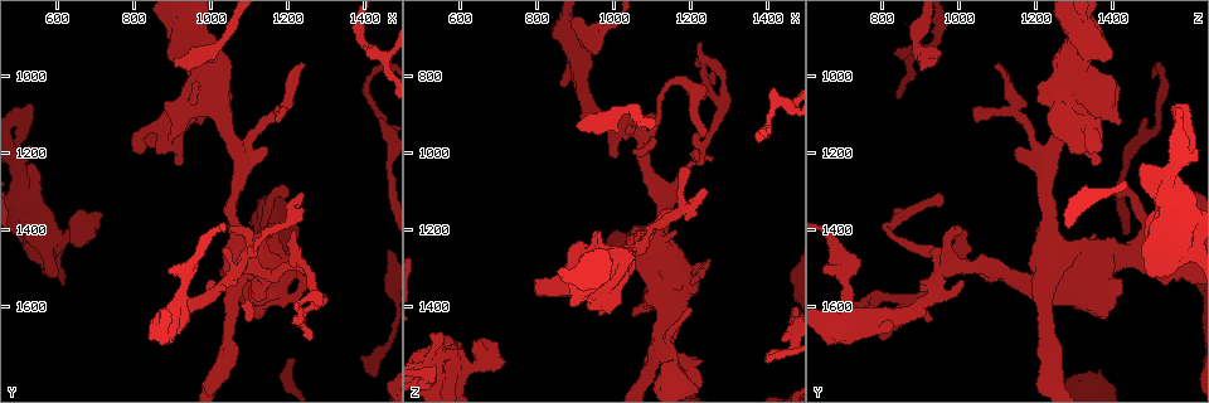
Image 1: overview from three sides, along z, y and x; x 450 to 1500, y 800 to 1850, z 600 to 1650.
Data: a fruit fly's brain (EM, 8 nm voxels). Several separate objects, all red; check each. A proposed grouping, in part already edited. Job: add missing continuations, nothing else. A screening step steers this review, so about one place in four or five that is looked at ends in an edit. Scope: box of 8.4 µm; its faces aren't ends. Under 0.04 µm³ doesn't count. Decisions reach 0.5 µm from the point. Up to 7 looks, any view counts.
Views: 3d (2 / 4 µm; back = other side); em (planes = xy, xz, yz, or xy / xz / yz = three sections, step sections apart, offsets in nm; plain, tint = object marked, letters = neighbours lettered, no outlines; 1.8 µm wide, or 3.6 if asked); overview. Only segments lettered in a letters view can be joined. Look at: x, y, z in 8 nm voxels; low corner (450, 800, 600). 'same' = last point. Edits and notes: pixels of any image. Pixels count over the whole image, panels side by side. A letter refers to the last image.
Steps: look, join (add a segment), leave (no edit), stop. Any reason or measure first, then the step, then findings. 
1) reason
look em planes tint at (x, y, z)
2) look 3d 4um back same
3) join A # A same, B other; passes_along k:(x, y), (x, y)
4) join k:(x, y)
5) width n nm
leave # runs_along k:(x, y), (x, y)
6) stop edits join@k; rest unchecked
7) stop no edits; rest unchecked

tapers out
look 3d 4um at (1220, 1600, 710)

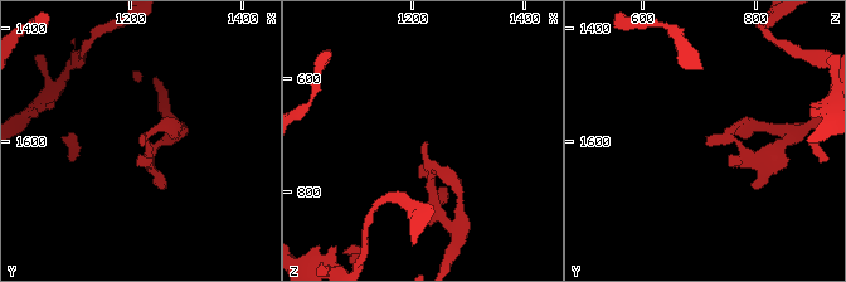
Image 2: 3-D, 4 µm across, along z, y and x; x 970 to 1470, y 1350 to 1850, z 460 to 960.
shape alone is not enough
look em 3.6um xz step 16 letters at (1225, 1600, 710)

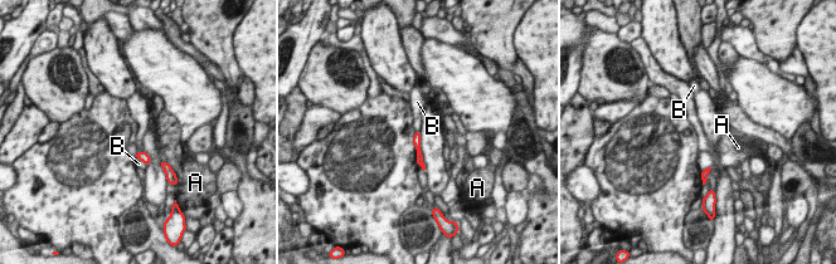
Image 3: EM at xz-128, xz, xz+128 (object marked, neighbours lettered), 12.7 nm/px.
longest_contact B 180 nm
leave # A other, B other; runs_along 3:(417, 133), (419, 162), (423, 167); none of them fits

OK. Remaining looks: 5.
free end
look em xz step 4 letters at (1165, 1390, 1200)

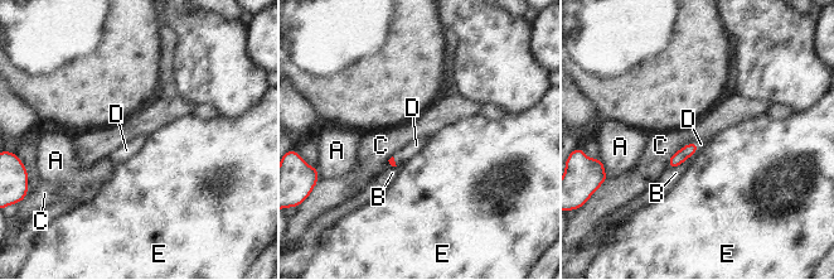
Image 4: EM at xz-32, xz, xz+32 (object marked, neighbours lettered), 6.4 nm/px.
join D # A other, B other, C other, D same, E other; it goes on there

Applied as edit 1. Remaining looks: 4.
look overview

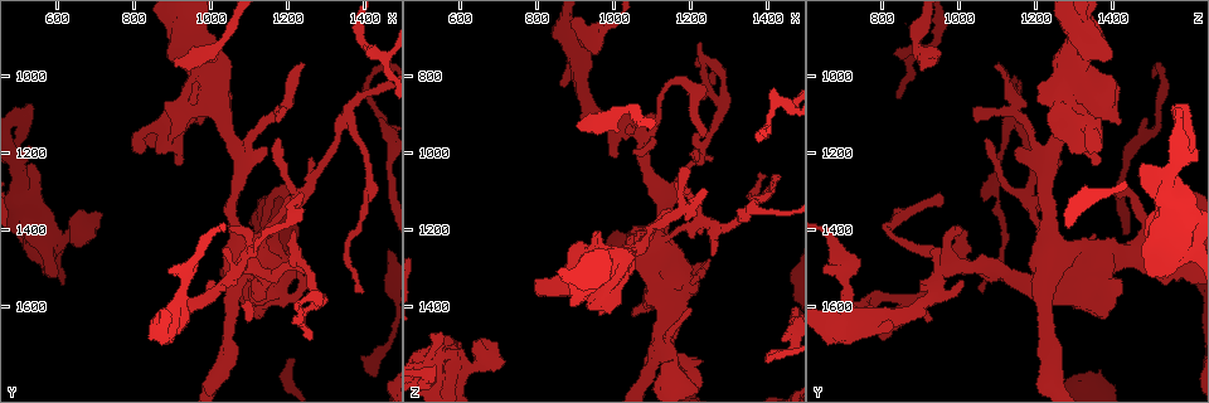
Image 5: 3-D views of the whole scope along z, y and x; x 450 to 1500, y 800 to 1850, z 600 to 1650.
an open end
look em planes letters at (530, 1075, 1545)

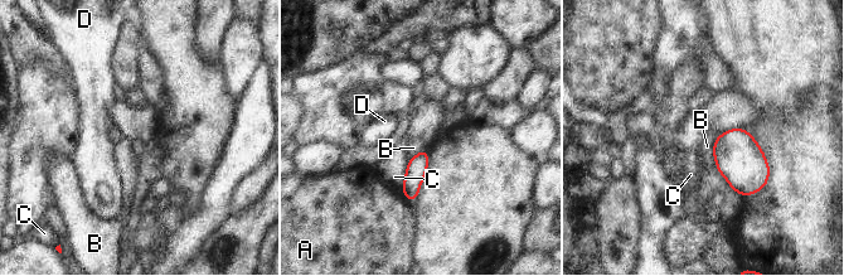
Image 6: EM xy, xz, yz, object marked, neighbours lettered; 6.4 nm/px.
longest_contact B 240 nm
leave # A other, B other, C other, D other; no lettered segment goes on from it

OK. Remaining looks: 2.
stop edits join@4; rest unchecked

